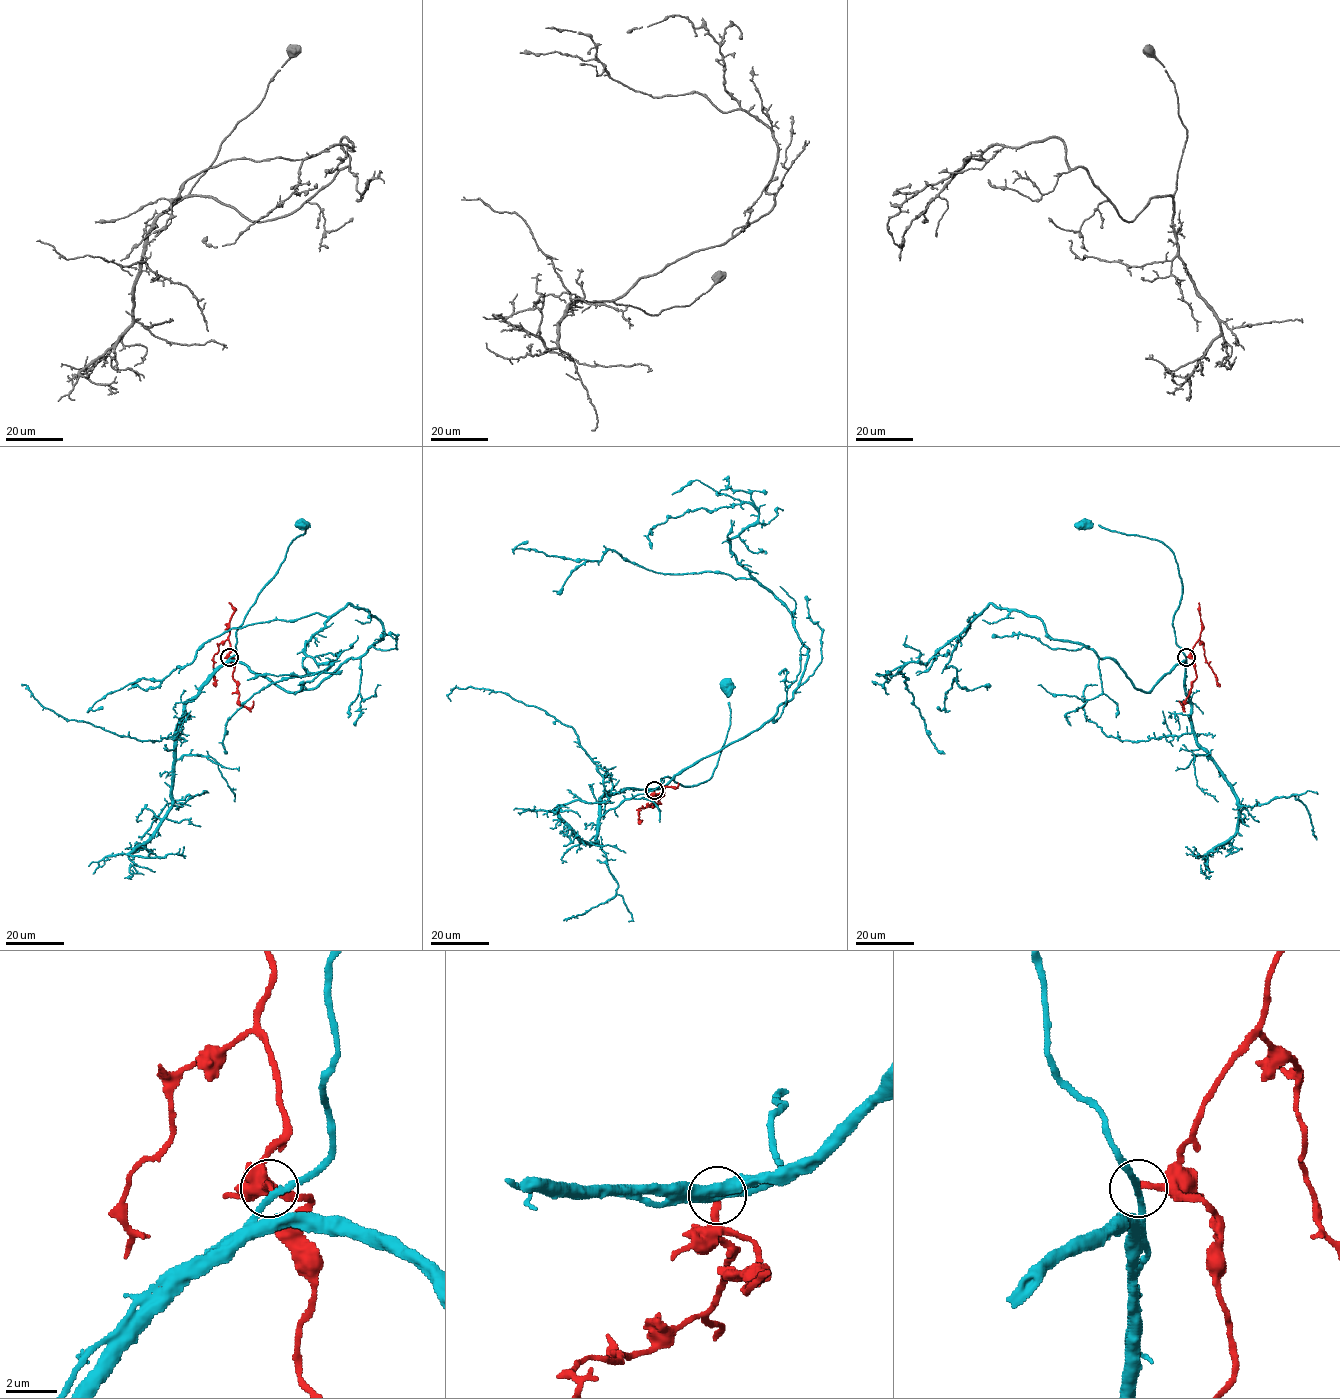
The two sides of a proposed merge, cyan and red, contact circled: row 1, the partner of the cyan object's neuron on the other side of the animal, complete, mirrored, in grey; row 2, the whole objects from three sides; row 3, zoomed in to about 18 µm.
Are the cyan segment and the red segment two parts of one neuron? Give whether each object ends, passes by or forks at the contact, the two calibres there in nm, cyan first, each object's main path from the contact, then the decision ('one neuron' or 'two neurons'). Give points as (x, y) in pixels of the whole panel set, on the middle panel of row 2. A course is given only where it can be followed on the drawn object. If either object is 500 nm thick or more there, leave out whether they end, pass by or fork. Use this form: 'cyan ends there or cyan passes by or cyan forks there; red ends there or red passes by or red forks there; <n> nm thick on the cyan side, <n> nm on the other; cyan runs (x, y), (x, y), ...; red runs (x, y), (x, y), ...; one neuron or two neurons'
cyan passes by; red ends there; 240 nm thick on the cyan side, 240 nm on the other; cyan runs (654, 789), (661, 786), (661, 779), (666, 776), (682, 786), (695, 786), (710, 778), (730, 724), (727, 687); red runs (654, 789), (655, 800), (638, 809), (640, 823); two neurons

